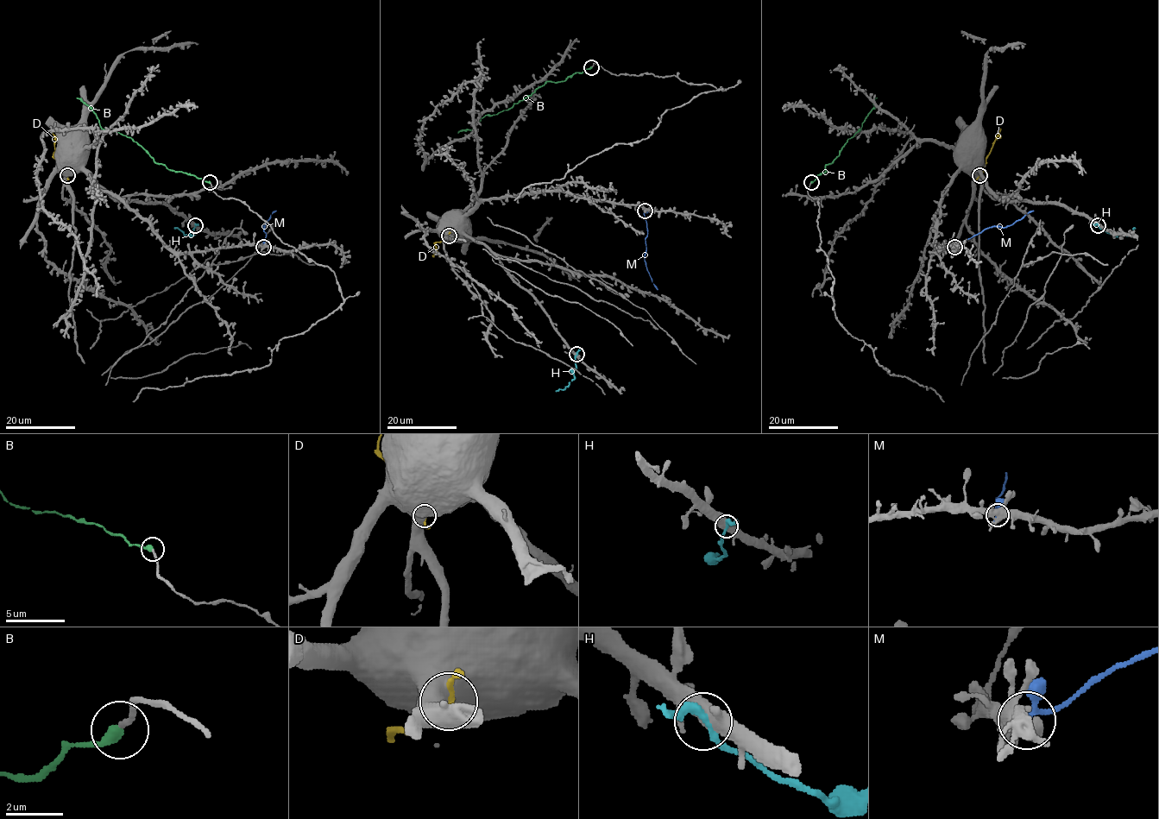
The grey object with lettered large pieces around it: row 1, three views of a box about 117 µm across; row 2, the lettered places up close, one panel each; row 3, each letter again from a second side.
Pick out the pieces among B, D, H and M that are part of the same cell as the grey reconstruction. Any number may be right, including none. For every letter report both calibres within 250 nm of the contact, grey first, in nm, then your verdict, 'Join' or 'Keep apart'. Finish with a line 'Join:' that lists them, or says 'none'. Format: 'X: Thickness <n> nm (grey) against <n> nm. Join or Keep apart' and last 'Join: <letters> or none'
B: Thickness 180 nm (grey) against 380 nm. Join
D: Thickness 750 nm (grey) against 180 nm. Keep apart
H: Thickness 550 nm (grey) against 260 nm. Keep apart
M: Thickness 400 nm (grey) against 170 nm. Keep apart
Join: B

